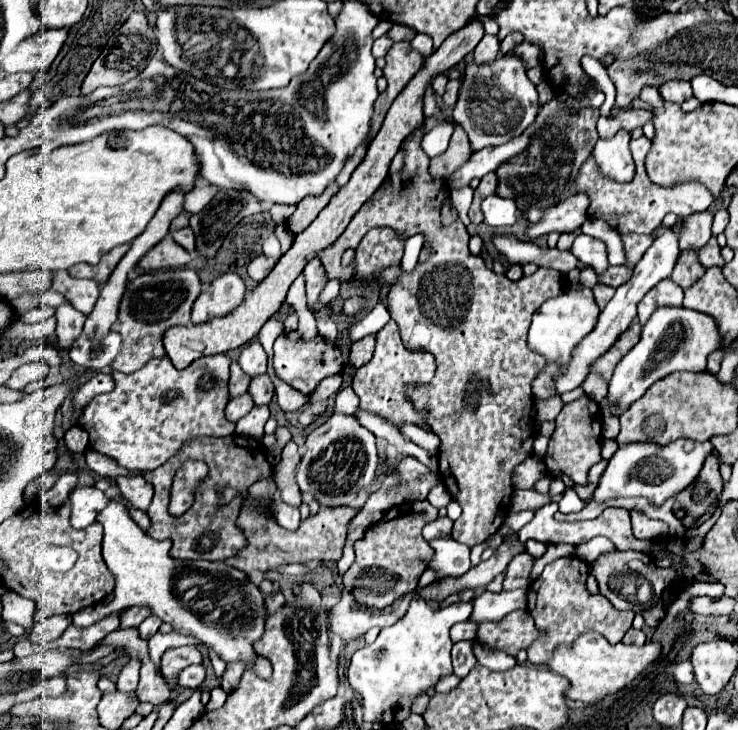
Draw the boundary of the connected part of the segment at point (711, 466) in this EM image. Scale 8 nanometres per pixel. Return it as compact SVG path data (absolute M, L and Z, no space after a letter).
M714 454L708 456L696 482L692 482L684 492L680 492L680 496L676 496L680 506L694 518L700 518L722 492L722 478L718 464L720 462Z

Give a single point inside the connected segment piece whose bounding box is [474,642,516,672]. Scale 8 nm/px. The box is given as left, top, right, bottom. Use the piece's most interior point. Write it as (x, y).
(499, 661)

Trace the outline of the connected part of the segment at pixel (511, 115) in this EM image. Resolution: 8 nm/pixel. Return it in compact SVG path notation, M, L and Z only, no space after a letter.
M506 54L492 64L468 64L462 78L460 96L452 114L454 124L460 124L472 140L472 150L486 146L506 144L510 138L520 136L530 126L540 110L538 90L528 80L522 60L514 54Z

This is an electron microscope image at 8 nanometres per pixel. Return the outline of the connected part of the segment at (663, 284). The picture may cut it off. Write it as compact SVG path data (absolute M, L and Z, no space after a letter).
M664 278L640 300L638 322L644 326L656 308L662 308L662 306L680 308L682 300L684 300L684 290L676 282L672 282L672 278Z

